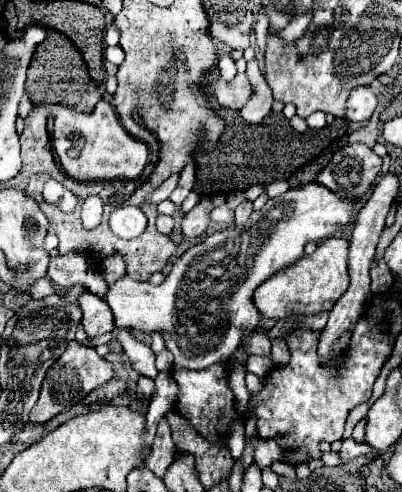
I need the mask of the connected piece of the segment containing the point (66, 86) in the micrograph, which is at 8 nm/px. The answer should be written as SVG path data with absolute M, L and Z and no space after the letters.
M49 31L47 39L37 45L29 63L27 91L31 93L29 97L33 103L63 103L67 107L75 107L81 113L89 113L103 97L105 83L95 83L91 79L81 51L73 41L69 41L69 37L57 31Z

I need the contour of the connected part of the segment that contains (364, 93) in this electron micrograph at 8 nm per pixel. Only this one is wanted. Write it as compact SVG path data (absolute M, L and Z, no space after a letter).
M369 87L355 89L347 101L347 119L349 121L367 121L377 107L377 97Z

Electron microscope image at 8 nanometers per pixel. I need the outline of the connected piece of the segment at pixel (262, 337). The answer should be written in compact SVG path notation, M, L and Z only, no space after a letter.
M255 331L245 347L249 347L249 353L261 355L261 357L269 357L271 355L271 343L269 343L265 331Z

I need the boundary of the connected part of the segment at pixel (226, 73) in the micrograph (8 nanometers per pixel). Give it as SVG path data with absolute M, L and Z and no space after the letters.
M223 55L223 57L219 59L217 71L219 71L219 77L221 77L223 81L233 81L233 77L235 77L235 63L231 61L229 55Z

